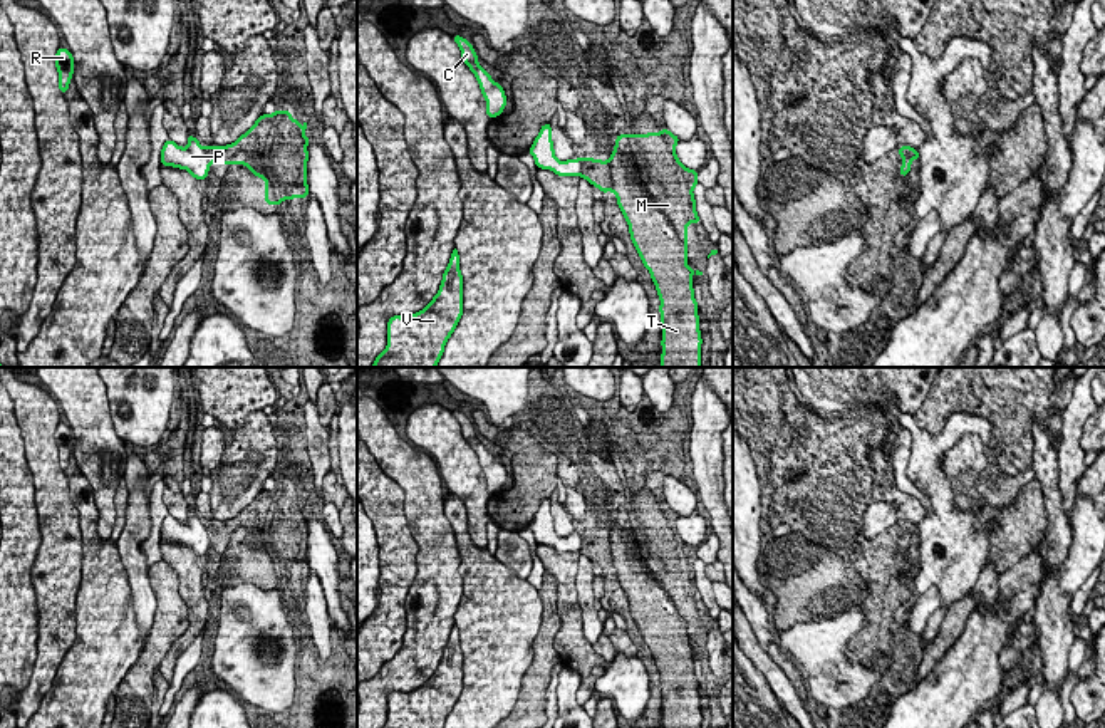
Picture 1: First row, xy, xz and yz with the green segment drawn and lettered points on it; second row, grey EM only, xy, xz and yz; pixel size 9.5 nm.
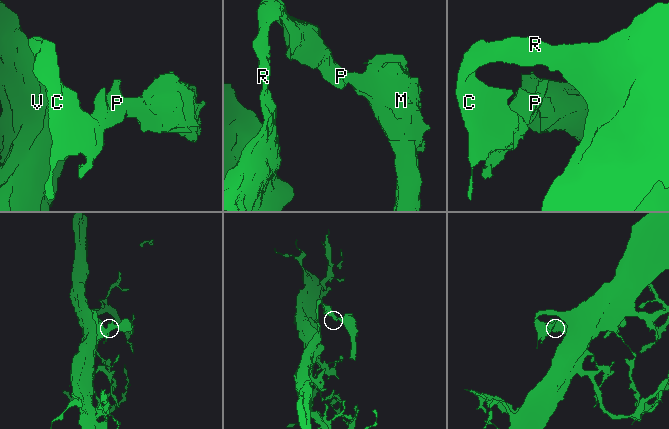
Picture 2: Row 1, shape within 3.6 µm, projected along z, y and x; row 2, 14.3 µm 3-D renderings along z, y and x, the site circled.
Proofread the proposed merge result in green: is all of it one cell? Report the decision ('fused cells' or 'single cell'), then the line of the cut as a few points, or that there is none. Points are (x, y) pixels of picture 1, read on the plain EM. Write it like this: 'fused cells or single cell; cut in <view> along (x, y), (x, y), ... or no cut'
fused cells; cut in xz along (579, 534), (581, 551)

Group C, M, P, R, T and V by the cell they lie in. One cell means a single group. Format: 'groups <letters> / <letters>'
groups C P R V / M T

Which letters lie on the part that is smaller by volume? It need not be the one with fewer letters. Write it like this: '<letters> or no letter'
M, T

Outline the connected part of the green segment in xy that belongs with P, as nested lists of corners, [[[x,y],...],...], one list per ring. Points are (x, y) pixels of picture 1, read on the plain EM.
[[[188,512],[188,522],[181,523],[168,515],[161,525],[161,542],[186,545],[195,555],[206,555],[210,538],[205,525],[195,512]]]

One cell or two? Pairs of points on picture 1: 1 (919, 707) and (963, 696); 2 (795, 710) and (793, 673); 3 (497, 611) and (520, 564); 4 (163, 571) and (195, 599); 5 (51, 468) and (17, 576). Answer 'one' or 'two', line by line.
1: one
2: two
3: two
4: two
5: two

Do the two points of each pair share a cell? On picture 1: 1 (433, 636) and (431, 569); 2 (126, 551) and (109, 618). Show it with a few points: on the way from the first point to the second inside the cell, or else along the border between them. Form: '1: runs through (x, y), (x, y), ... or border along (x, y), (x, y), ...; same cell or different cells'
1: runs through (430, 619), (431, 586); same cell
2: border along (114, 544), (126, 572), (133, 603); different cells

